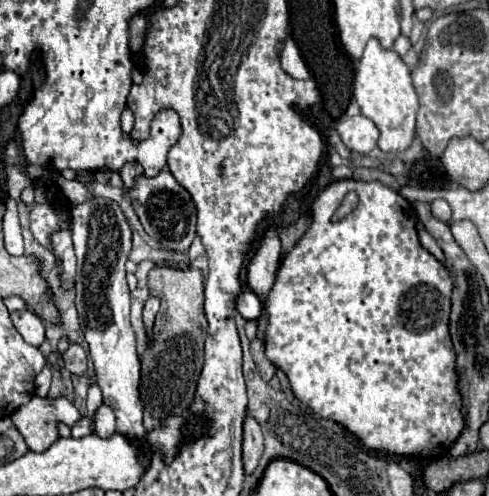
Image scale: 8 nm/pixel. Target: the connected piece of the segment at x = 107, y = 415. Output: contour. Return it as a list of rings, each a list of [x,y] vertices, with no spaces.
[[[102,404],[98,410],[96,410],[96,434],[106,438],[106,436],[112,436],[116,432],[116,416],[112,412],[112,408],[108,404]]]

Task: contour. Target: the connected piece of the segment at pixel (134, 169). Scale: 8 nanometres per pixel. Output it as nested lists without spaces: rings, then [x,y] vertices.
[[[126,164],[124,168],[122,168],[122,172],[120,172],[120,176],[122,176],[122,180],[124,180],[124,188],[126,190],[132,190],[134,186],[136,186],[136,178],[138,176],[142,176],[144,172],[142,172],[142,166],[140,164]]]

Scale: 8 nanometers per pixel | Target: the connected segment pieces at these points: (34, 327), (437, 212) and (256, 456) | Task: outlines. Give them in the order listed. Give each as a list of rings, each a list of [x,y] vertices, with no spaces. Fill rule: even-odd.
[[[20,310],[20,312],[10,312],[10,318],[12,318],[12,324],[14,328],[20,332],[20,336],[32,344],[32,346],[40,346],[44,342],[44,326],[42,326],[42,320],[30,312],[30,310]]]
[[[432,200],[430,202],[430,208],[432,208],[432,214],[436,216],[436,220],[440,220],[440,222],[448,222],[450,220],[450,206],[448,206],[448,202],[446,200]]]
[[[246,418],[244,424],[244,450],[242,450],[242,460],[244,460],[244,472],[252,474],[260,462],[260,456],[264,452],[264,438],[258,428],[258,422],[254,418]]]

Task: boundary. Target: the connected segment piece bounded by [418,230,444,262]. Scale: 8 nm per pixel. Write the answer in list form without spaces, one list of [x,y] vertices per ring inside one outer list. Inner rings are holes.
[[[422,230],[422,232],[418,232],[418,238],[420,238],[420,244],[434,256],[434,258],[438,258],[440,262],[444,262],[444,256],[442,256],[442,250],[438,248],[438,244],[436,244],[436,240],[426,232],[426,230]]]

